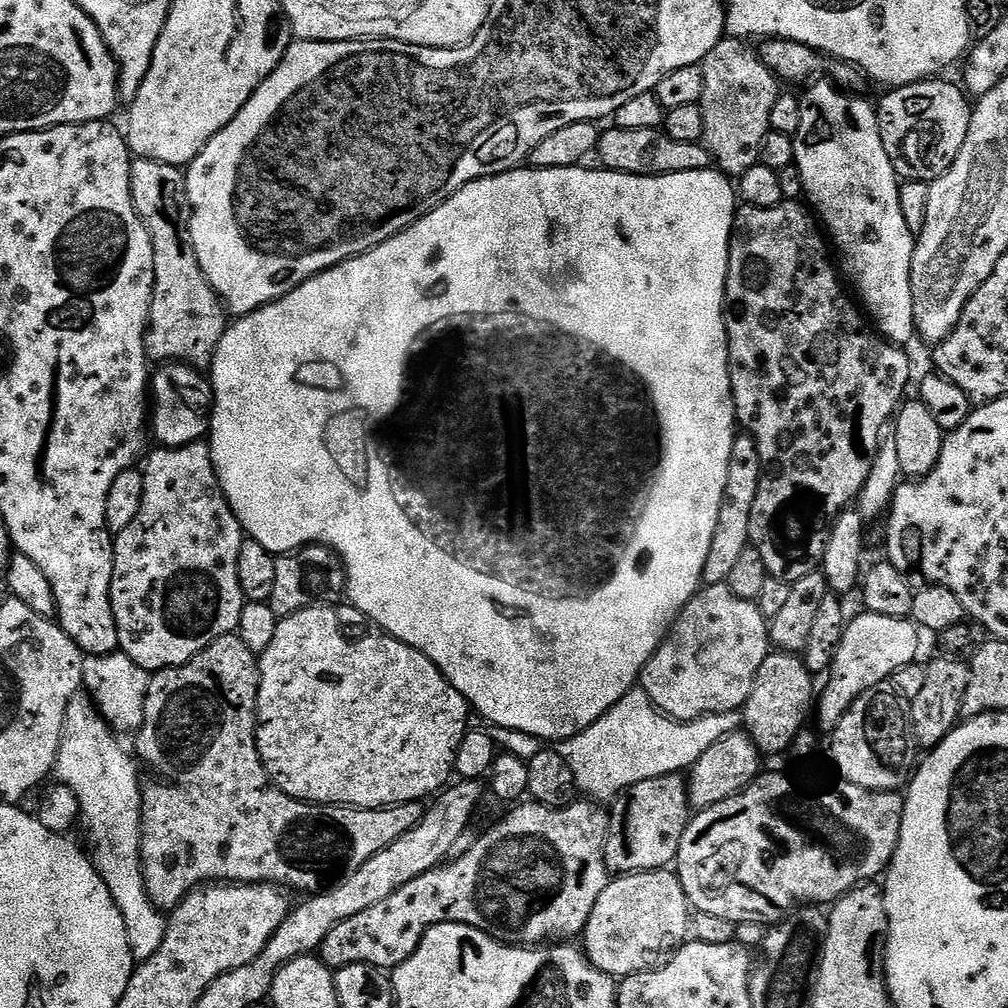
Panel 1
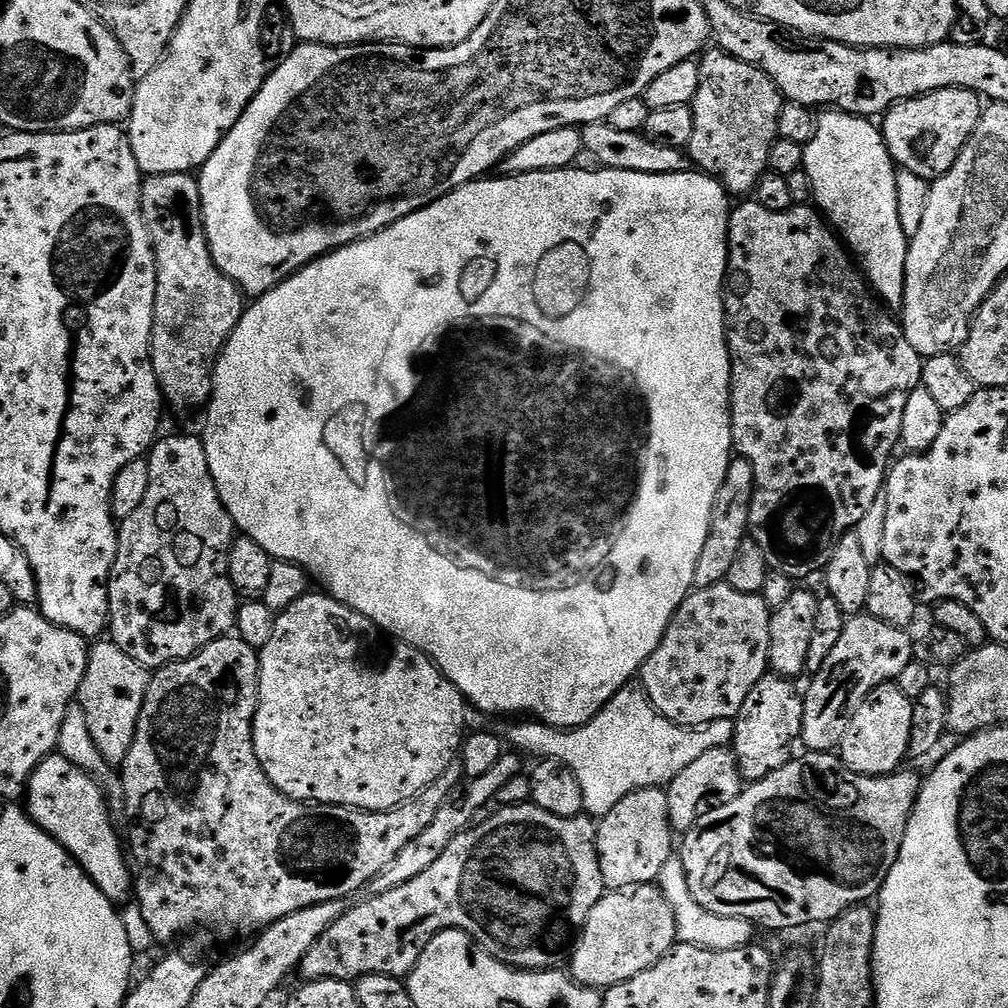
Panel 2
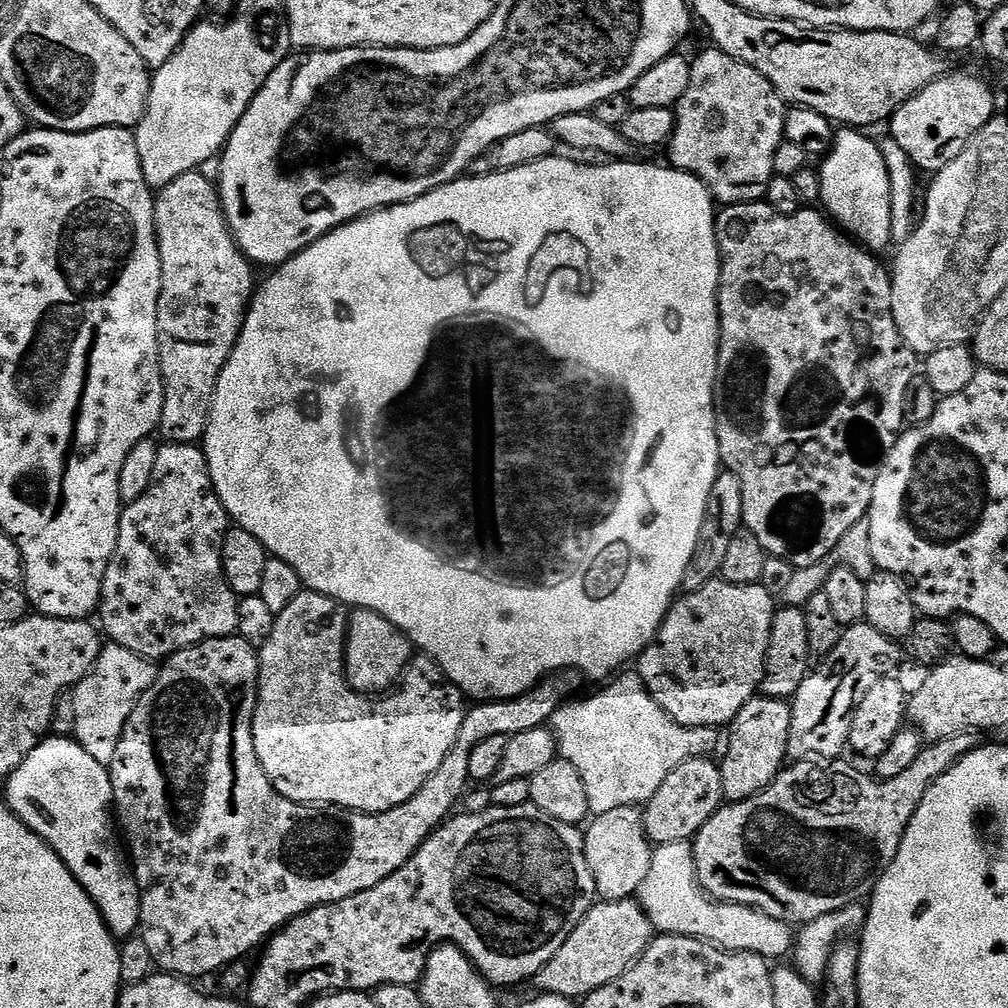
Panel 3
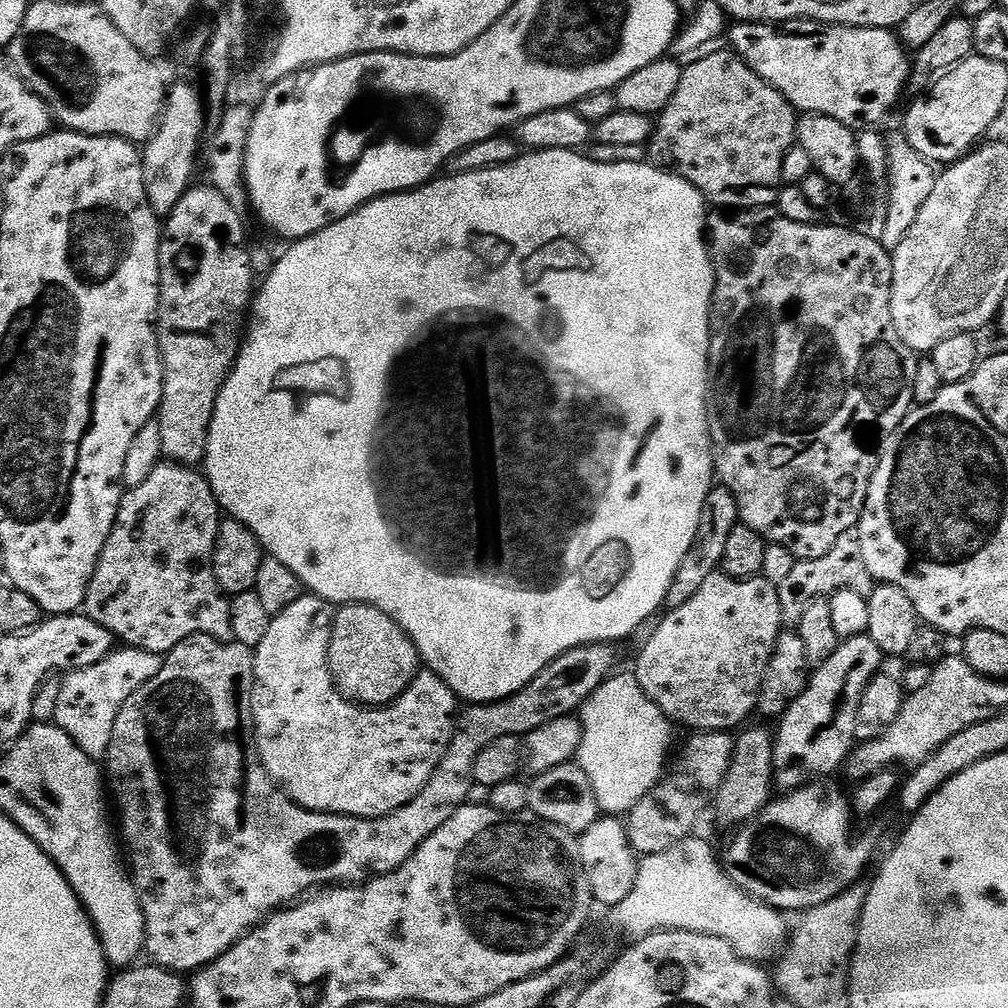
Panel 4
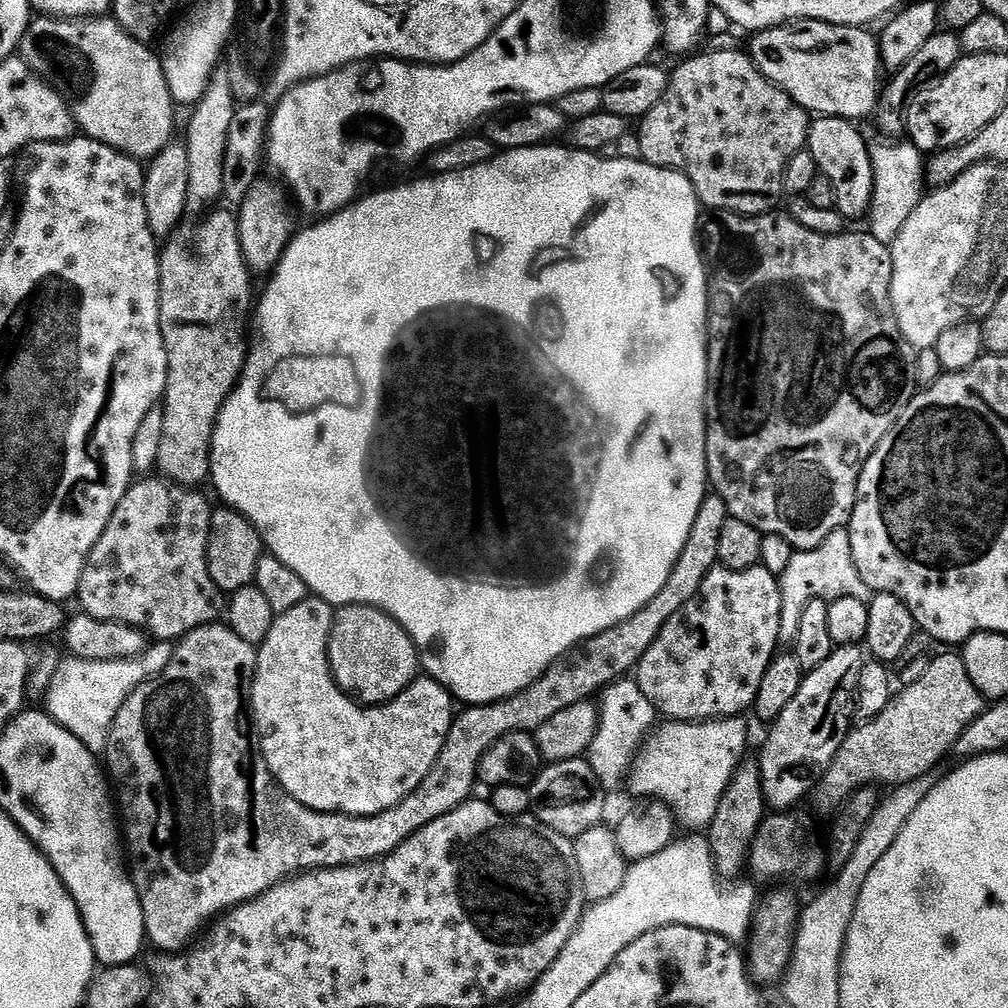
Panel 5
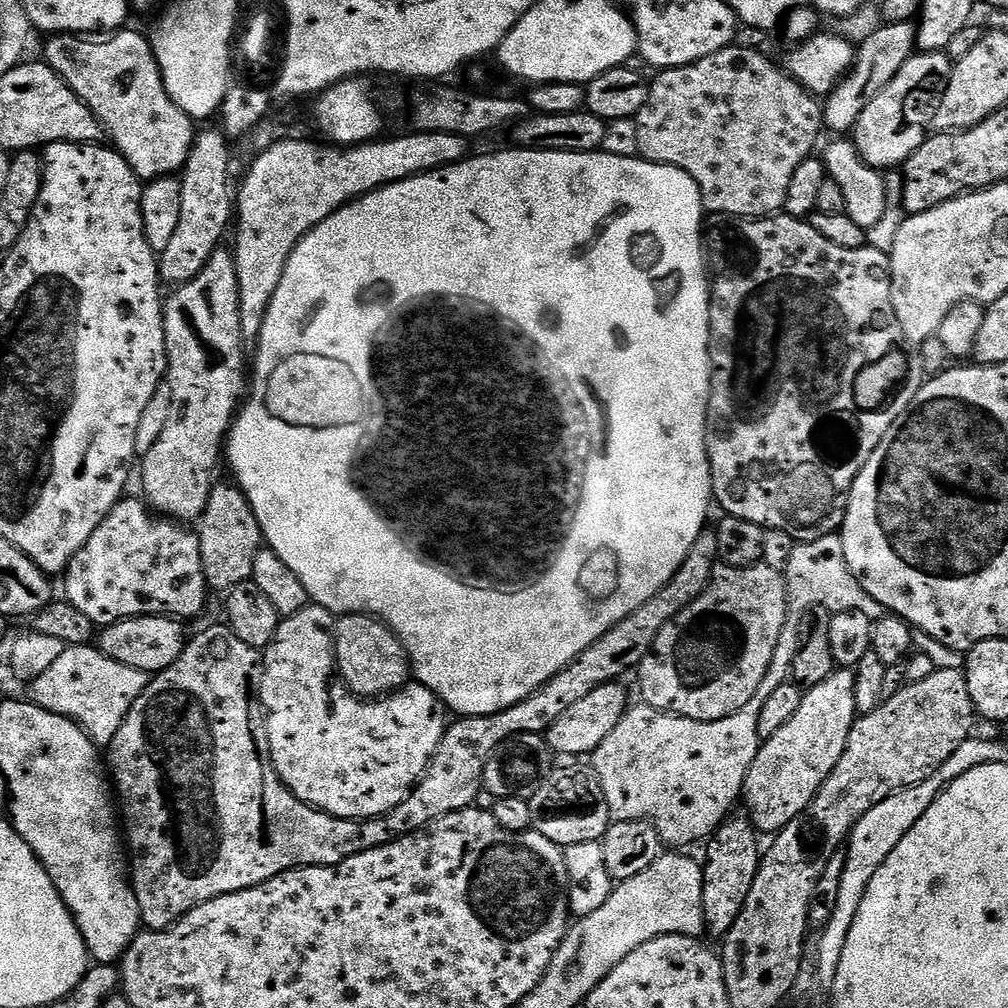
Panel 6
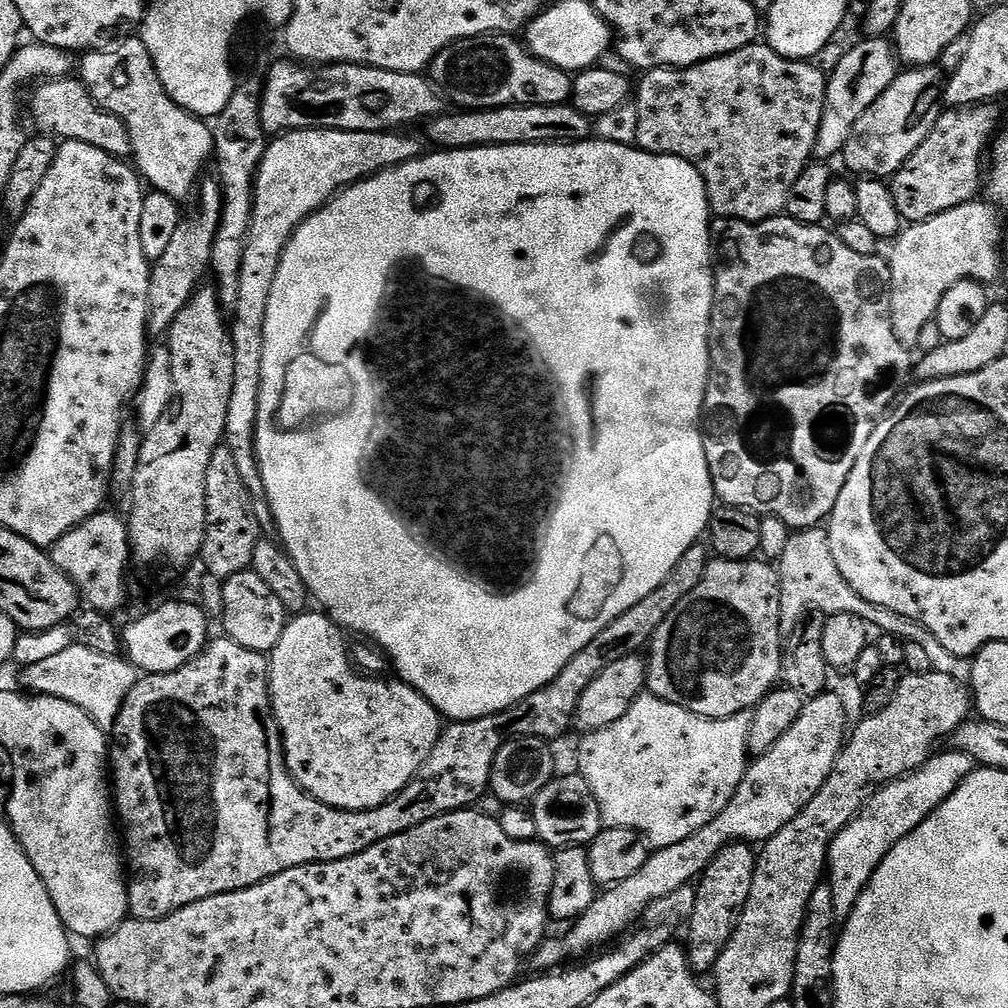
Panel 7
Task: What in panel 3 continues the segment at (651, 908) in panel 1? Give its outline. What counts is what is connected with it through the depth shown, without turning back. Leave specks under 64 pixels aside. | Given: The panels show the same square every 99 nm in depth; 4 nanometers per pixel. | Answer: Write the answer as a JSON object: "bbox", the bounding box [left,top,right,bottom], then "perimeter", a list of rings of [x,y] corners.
{"bbox":[534,899,653,998],"perimeter":[[[635,899],[597,902],[592,905],[586,918],[578,922],[574,934],[566,938],[566,946],[562,946],[562,950],[558,950],[558,954],[554,954],[554,958],[550,958],[550,962],[546,962],[546,966],[542,966],[542,970],[534,977],[534,985],[536,984],[537,988],[535,991],[549,996],[569,998],[589,996],[594,990],[614,982],[614,978],[626,974],[626,970],[630,970],[633,964],[640,959],[640,955],[652,945],[653,939],[653,924]]]}

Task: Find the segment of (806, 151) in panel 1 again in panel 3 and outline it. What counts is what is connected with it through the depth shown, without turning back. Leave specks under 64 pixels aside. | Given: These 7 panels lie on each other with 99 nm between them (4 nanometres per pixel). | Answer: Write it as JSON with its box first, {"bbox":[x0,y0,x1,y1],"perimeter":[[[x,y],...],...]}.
{"bbox":[819,130,893,254],"perimeter":[[[840,130],[835,133],[832,147],[827,156],[823,157],[819,165],[820,181],[822,182],[822,194],[820,204],[823,211],[851,239],[859,242],[873,254],[881,254],[893,243],[890,230],[890,174],[886,174],[886,162],[880,153],[880,145],[868,134],[860,130]]]}

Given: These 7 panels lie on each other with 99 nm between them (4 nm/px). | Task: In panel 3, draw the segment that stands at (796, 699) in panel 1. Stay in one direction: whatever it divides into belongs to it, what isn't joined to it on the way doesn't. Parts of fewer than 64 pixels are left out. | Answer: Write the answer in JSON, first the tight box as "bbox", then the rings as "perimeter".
{"bbox":[719,694,792,804],"perimeter":[[[763,694],[753,696],[746,706],[742,706],[742,710],[738,710],[730,725],[732,733],[726,736],[728,749],[724,752],[724,760],[719,761],[725,801],[737,804],[749,800],[776,781],[789,759],[791,721],[792,706],[789,701]]]}

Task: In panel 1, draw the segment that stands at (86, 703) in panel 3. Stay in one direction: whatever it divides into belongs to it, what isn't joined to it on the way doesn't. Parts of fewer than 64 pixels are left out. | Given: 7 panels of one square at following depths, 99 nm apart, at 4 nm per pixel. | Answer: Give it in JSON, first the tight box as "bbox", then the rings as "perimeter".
{"bbox":[83,651,152,734],"perimeter":[[[114,651],[105,656],[89,656],[84,662],[83,691],[91,696],[92,701],[105,720],[108,727],[117,734],[139,732],[144,721],[146,694],[152,681],[152,676],[138,662],[134,662],[122,651]]]}

